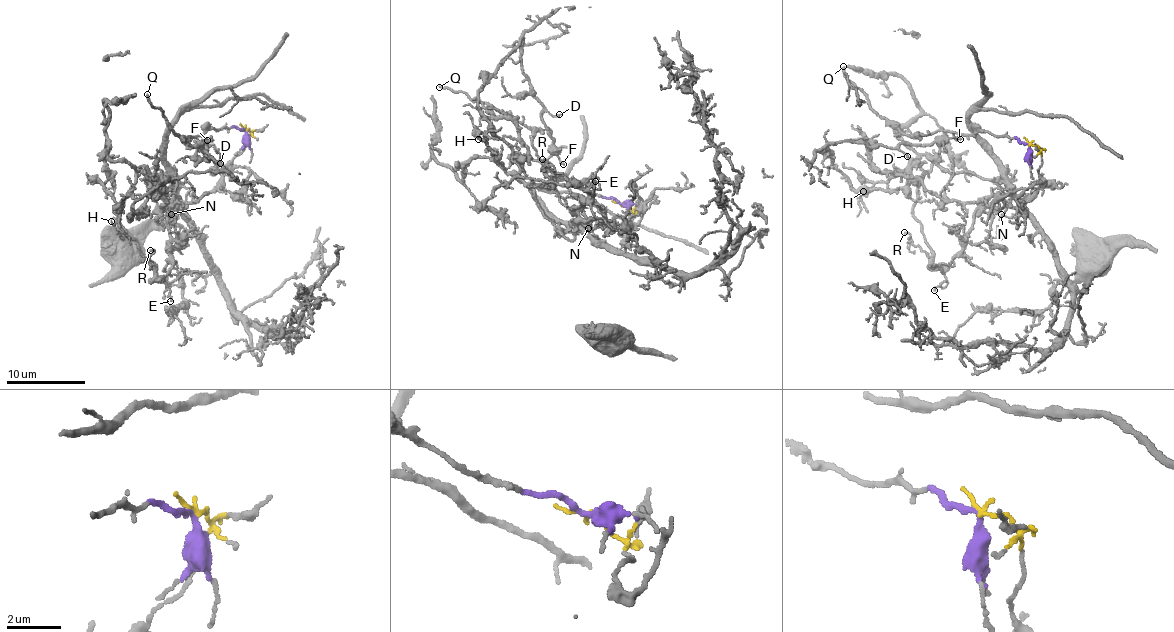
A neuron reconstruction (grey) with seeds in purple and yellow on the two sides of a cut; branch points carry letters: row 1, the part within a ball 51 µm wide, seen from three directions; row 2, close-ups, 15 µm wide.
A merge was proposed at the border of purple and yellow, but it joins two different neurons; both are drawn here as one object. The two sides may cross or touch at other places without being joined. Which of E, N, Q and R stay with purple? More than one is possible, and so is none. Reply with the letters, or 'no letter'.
Q

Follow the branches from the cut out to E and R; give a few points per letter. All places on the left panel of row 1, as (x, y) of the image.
E: (245, 130), (249, 135), (245, 147), (214, 188), (195, 202), (179, 203), (173, 197), (166, 215), (170, 301)
R: (245, 130), (245, 147), (214, 188), (195, 202), (173, 197), (167, 272), (158, 275), (149, 249)

